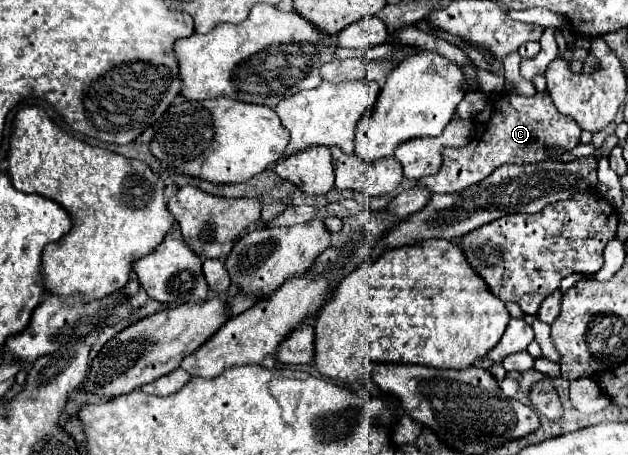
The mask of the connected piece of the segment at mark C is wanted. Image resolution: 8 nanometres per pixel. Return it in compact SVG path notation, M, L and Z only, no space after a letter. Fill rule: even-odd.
M537 92L531 98L519 94L499 94L487 110L477 116L475 136L465 148L445 148L443 166L437 176L421 178L417 184L427 186L431 194L453 194L465 190L503 164L525 164L547 160L547 150L573 150L579 144L581 128L573 118L565 118L551 102L549 92Z

